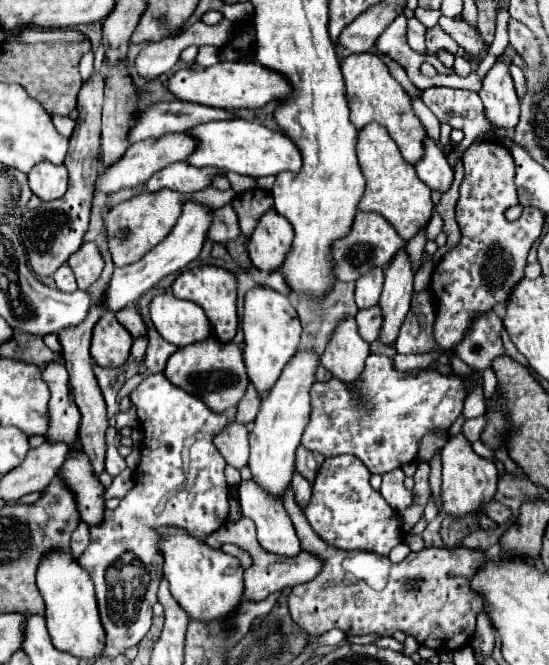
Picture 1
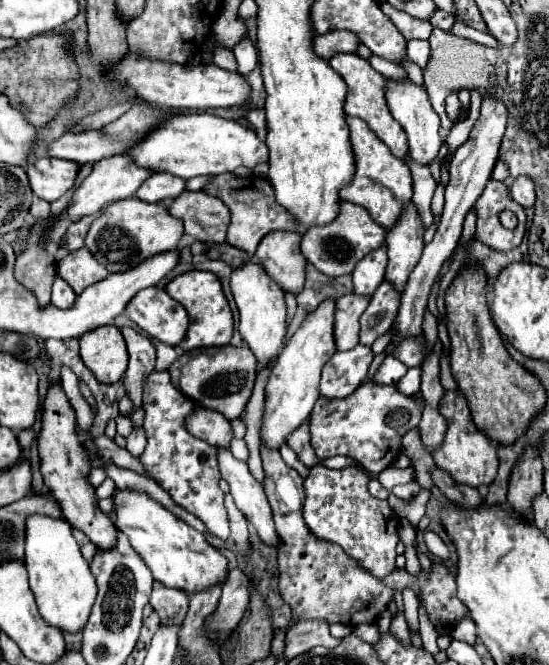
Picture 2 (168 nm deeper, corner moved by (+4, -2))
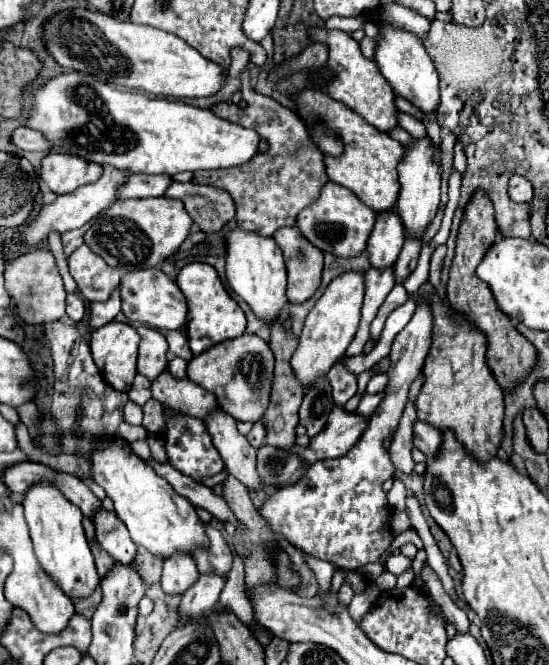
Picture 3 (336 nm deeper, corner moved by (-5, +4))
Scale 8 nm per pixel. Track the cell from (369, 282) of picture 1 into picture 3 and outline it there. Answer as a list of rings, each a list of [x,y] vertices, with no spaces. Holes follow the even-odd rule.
[[[394,211],[378,213],[374,233],[368,239],[368,255],[370,267],[388,269],[396,263],[402,251],[402,223],[398,223],[398,215]]]

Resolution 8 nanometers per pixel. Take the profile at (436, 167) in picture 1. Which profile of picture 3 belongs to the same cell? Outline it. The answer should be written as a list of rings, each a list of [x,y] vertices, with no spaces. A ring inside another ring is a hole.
[[[378,23],[382,29],[382,39],[378,41],[376,47],[376,57],[374,61],[378,63],[382,75],[386,77],[386,81],[390,83],[390,87],[394,89],[394,93],[406,101],[410,101],[416,109],[420,109],[424,113],[424,119],[430,119],[432,115],[438,113],[440,107],[440,89],[438,89],[438,73],[434,69],[432,59],[428,57],[424,45],[420,43],[418,37],[404,33],[404,31],[396,31],[390,29],[382,23]]]

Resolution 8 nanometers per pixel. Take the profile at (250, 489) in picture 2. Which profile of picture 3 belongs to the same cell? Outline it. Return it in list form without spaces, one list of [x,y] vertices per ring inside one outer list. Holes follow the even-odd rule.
[[[214,411],[204,423],[228,473],[250,491],[262,491],[264,483],[256,469],[256,449],[236,429],[236,419],[224,411]]]

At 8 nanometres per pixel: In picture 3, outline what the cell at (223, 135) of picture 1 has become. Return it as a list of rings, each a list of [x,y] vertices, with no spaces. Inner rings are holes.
[[[62,73],[50,79],[36,93],[36,107],[28,127],[40,129],[54,141],[54,153],[78,155],[100,165],[114,165],[130,173],[180,173],[200,169],[228,169],[248,163],[258,151],[260,135],[254,129],[242,127],[228,119],[214,115],[210,109],[198,109],[180,101],[150,99],[140,93],[122,93],[86,73]]]

